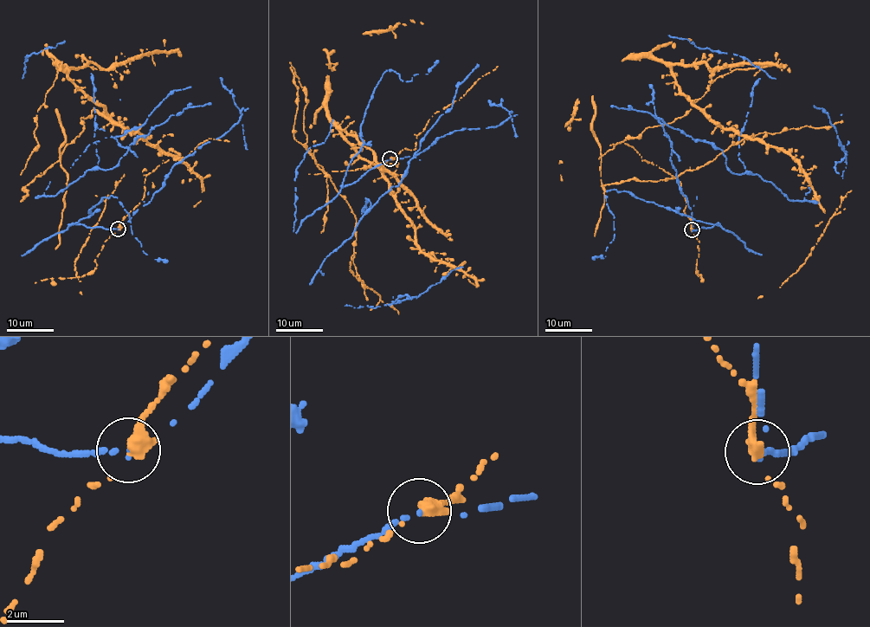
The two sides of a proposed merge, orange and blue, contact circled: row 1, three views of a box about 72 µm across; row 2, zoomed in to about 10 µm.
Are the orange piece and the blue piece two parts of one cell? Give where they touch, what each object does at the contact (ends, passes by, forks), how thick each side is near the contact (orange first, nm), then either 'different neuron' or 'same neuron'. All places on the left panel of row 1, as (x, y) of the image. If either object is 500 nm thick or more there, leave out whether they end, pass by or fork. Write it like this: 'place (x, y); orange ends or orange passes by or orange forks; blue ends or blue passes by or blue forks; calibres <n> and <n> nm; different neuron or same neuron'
place (118, 229); orange ends; blue ends; calibres 480 and 160 nm; different neuron

